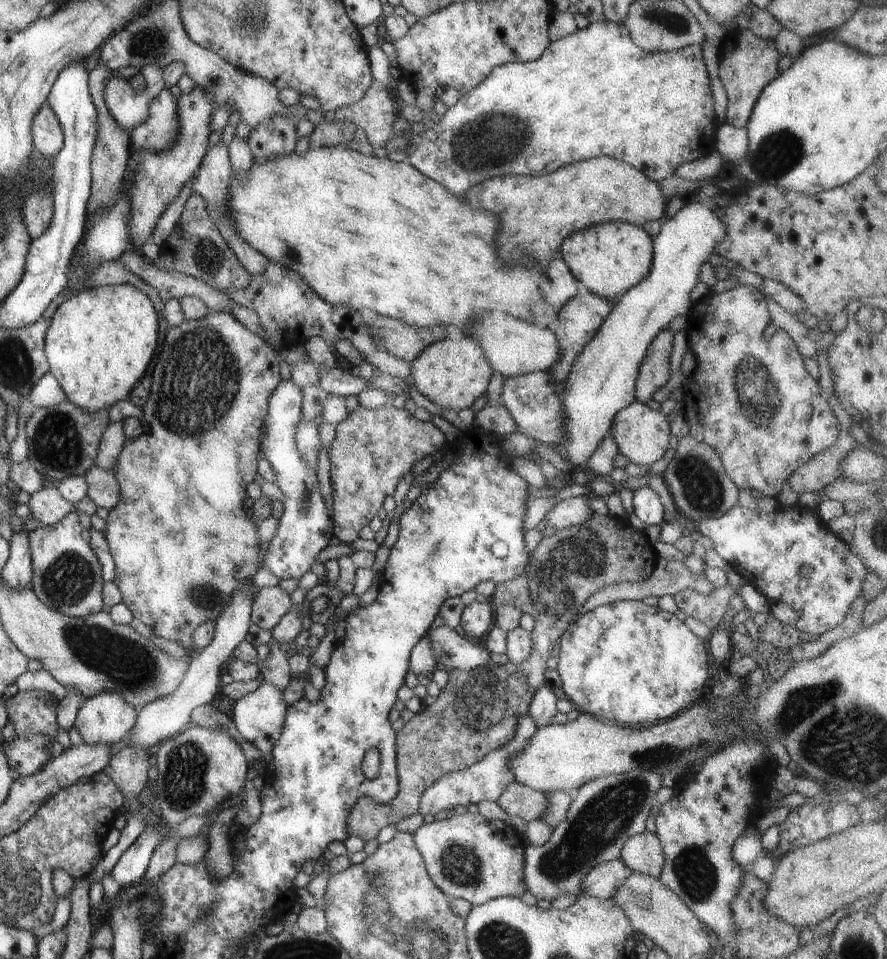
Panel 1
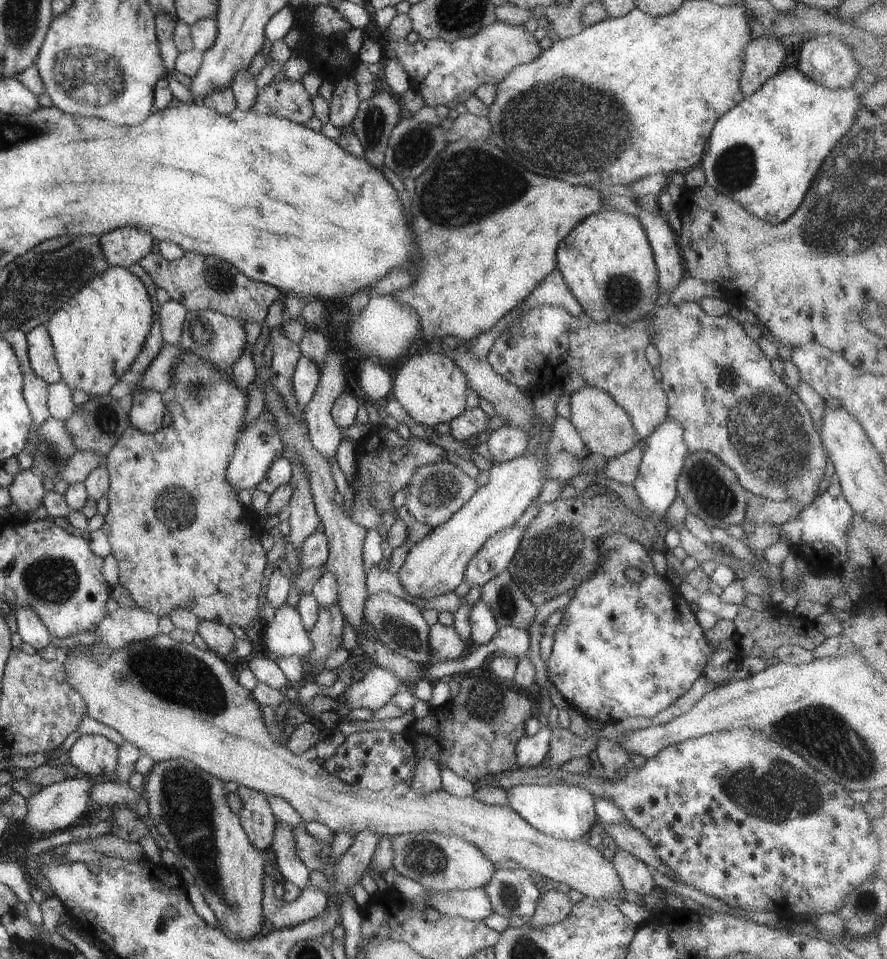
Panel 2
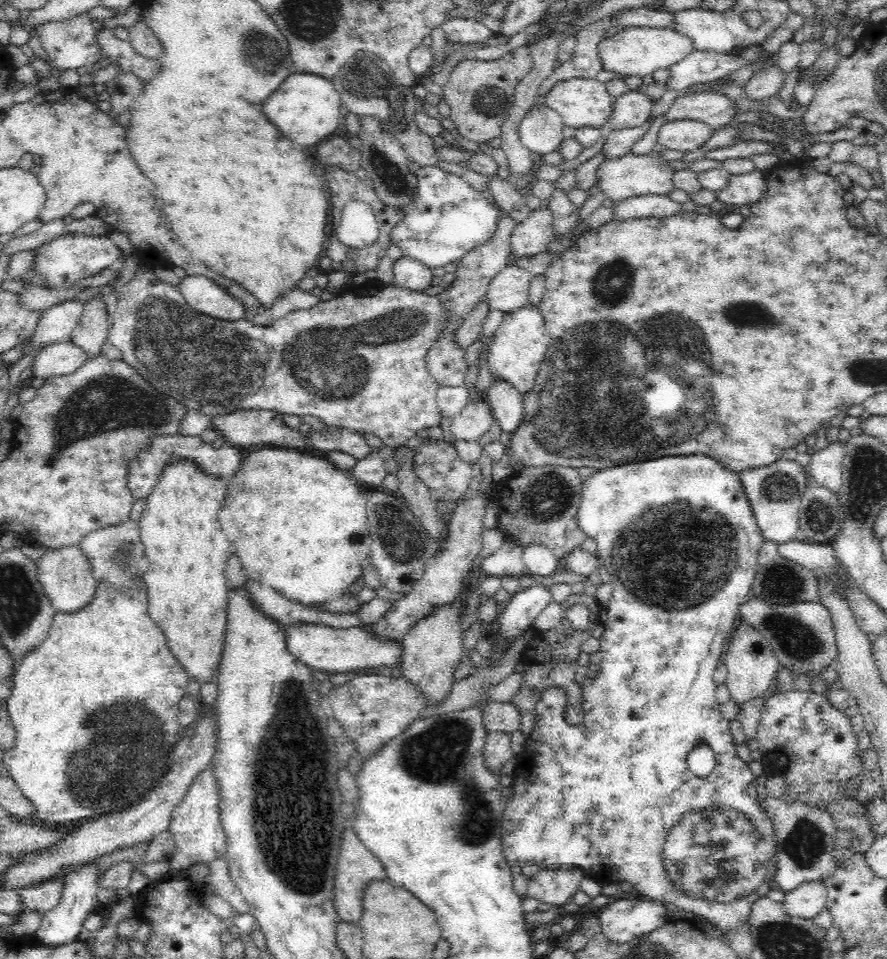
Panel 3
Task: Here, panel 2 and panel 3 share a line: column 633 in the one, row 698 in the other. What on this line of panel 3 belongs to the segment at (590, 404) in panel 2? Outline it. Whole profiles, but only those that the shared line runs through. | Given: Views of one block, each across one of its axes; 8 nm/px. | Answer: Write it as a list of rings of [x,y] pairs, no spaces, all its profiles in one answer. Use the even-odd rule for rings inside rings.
[[[458,601],[434,607],[422,619],[418,619],[412,629],[401,640],[400,661],[406,681],[412,681],[428,695],[430,705],[444,700],[452,684],[453,672],[467,653],[462,639],[462,613]]]

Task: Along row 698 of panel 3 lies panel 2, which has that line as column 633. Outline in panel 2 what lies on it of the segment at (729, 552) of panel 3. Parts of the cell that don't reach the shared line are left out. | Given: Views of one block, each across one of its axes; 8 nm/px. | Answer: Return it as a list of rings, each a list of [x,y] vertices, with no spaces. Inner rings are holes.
[[[607,533],[603,535],[598,542],[598,552],[600,554],[601,564],[597,567],[596,562],[592,575],[582,580],[573,589],[573,596],[570,596],[567,604],[559,609],[562,612],[562,617],[554,626],[552,649],[546,661],[546,676],[564,698],[567,706],[575,709],[581,716],[587,719],[593,718],[593,720],[600,720],[603,724],[608,724],[615,723],[628,716],[651,718],[689,690],[693,681],[702,674],[703,667],[708,660],[710,648],[708,647],[707,640],[704,638],[704,631],[696,621],[694,612],[691,611],[688,602],[685,601],[685,598],[669,580],[663,579],[661,575],[658,575],[653,570],[649,551],[645,550],[637,541],[628,539],[624,534]],[[628,566],[637,566],[637,568],[645,570],[643,579],[636,583],[630,582],[625,575],[623,575],[623,570]]]

